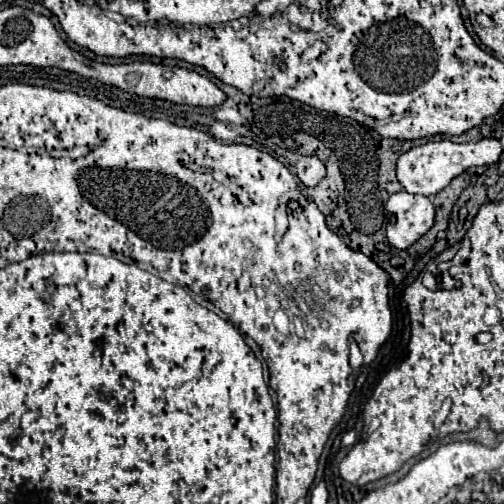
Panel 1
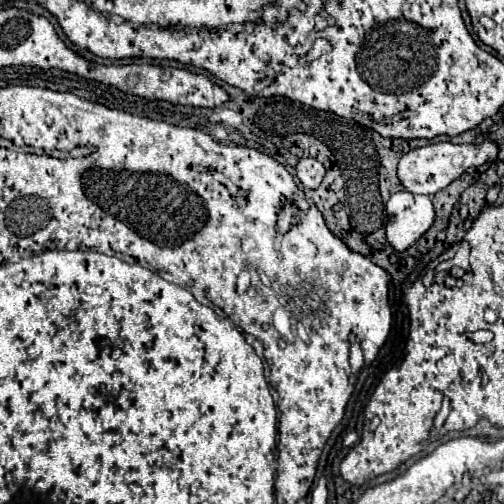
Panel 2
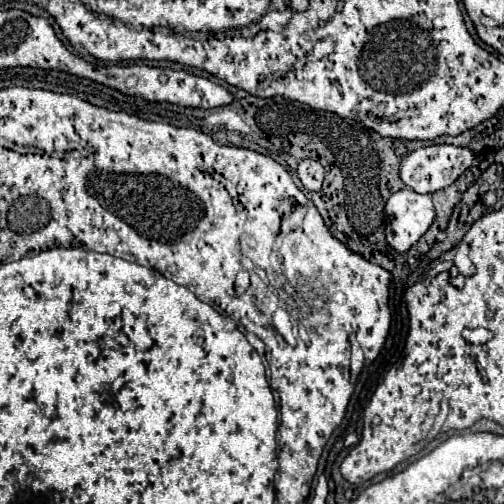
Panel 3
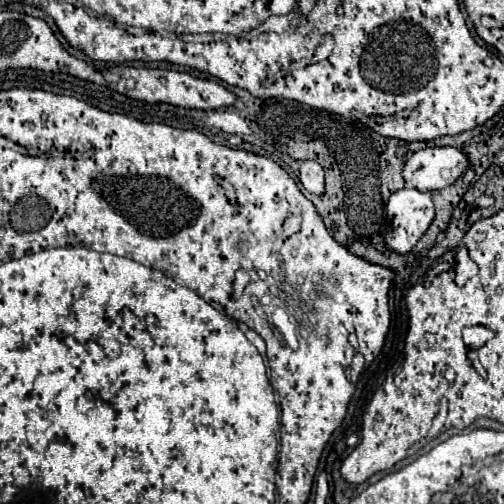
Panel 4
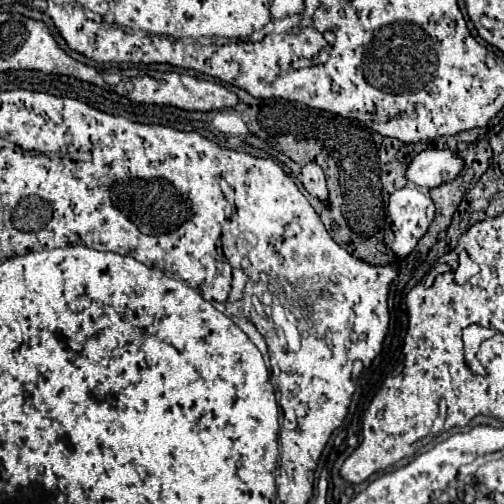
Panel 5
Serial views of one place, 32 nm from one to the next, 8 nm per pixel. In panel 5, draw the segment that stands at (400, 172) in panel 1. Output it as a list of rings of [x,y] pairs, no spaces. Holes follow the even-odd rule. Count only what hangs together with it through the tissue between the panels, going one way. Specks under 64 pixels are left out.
[[[422,150],[406,168],[408,182],[422,188],[438,188],[452,182],[464,168],[464,158],[454,150]]]

